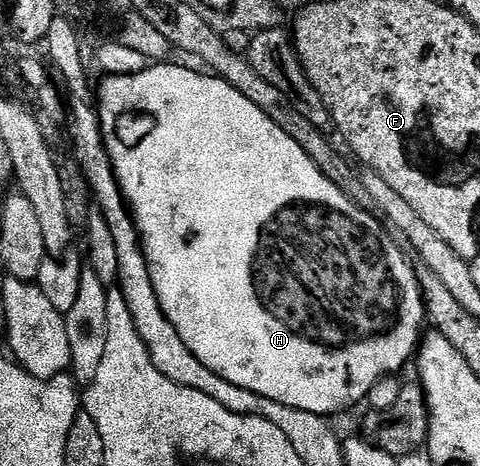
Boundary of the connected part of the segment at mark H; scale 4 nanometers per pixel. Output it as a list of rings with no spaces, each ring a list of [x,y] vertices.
[[[152,64],[135,74],[117,72],[101,84],[100,92],[98,88],[102,136],[110,152],[113,172],[136,224],[162,312],[170,324],[174,324],[178,336],[182,336],[186,348],[194,352],[199,362],[238,388],[246,388],[278,404],[321,416],[333,416],[339,410],[348,410],[359,402],[363,403],[380,378],[399,375],[399,370],[411,358],[413,361],[422,341],[426,311],[414,266],[404,259],[395,240],[376,223],[377,215],[353,204],[316,167],[314,160],[306,156],[303,148],[294,144],[294,140],[290,140],[290,136],[286,136],[286,132],[282,132],[282,128],[278,128],[278,124],[274,124],[262,108],[250,104],[238,88],[208,72],[199,74],[184,66],[164,65],[168,64]]]

